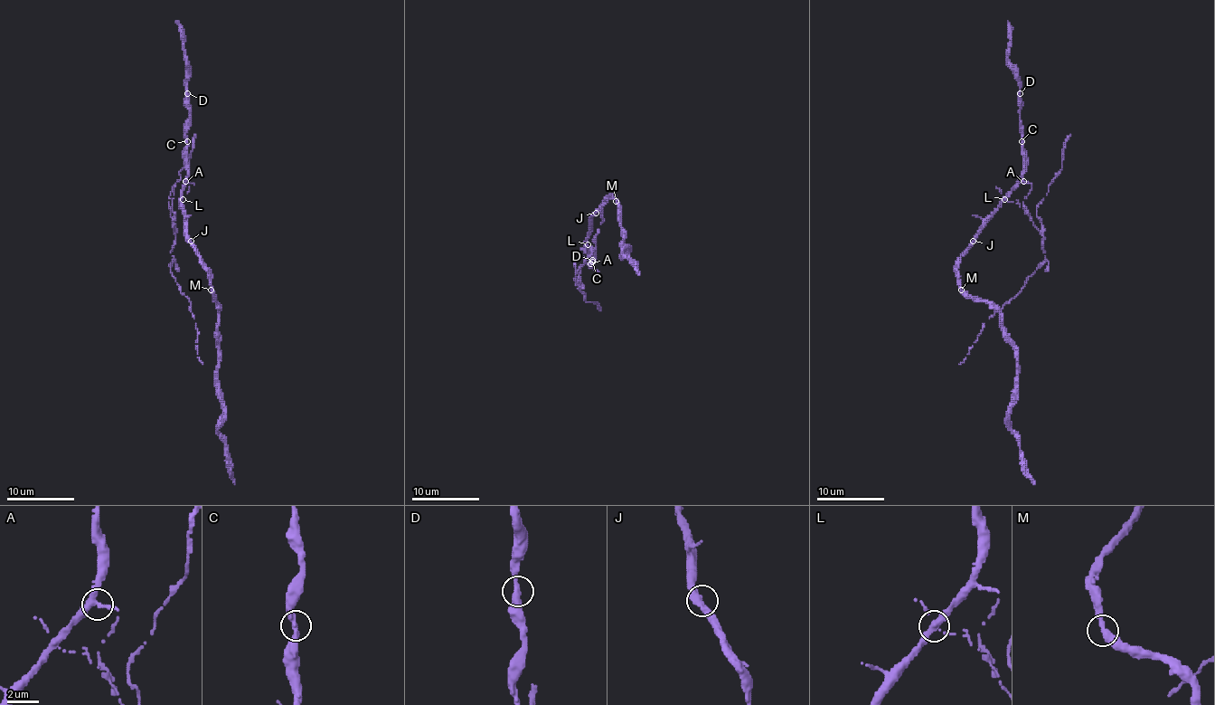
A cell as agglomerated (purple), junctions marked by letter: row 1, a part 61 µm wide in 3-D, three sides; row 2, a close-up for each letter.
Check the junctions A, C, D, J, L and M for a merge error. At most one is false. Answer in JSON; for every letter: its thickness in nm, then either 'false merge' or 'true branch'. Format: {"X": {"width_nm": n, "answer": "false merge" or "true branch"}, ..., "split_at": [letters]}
{"A": {"width_nm": 320, "answer": "true branch"}, "C": {"width_nm": 360, "answer": "true branch"}, "D": {"width_nm": 340, "answer": "true branch"}, "J": {"width_nm": 420, "answer": "true branch"}, "L": {"width_nm": 300, "answer": "false merge"}, "M": {"width_nm": 360, "answer": "true branch"}, "split_at": ["L"]}

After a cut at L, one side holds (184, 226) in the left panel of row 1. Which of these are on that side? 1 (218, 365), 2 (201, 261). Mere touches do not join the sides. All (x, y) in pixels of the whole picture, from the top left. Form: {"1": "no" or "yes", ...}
{"1": "yes", "2": "yes"}

